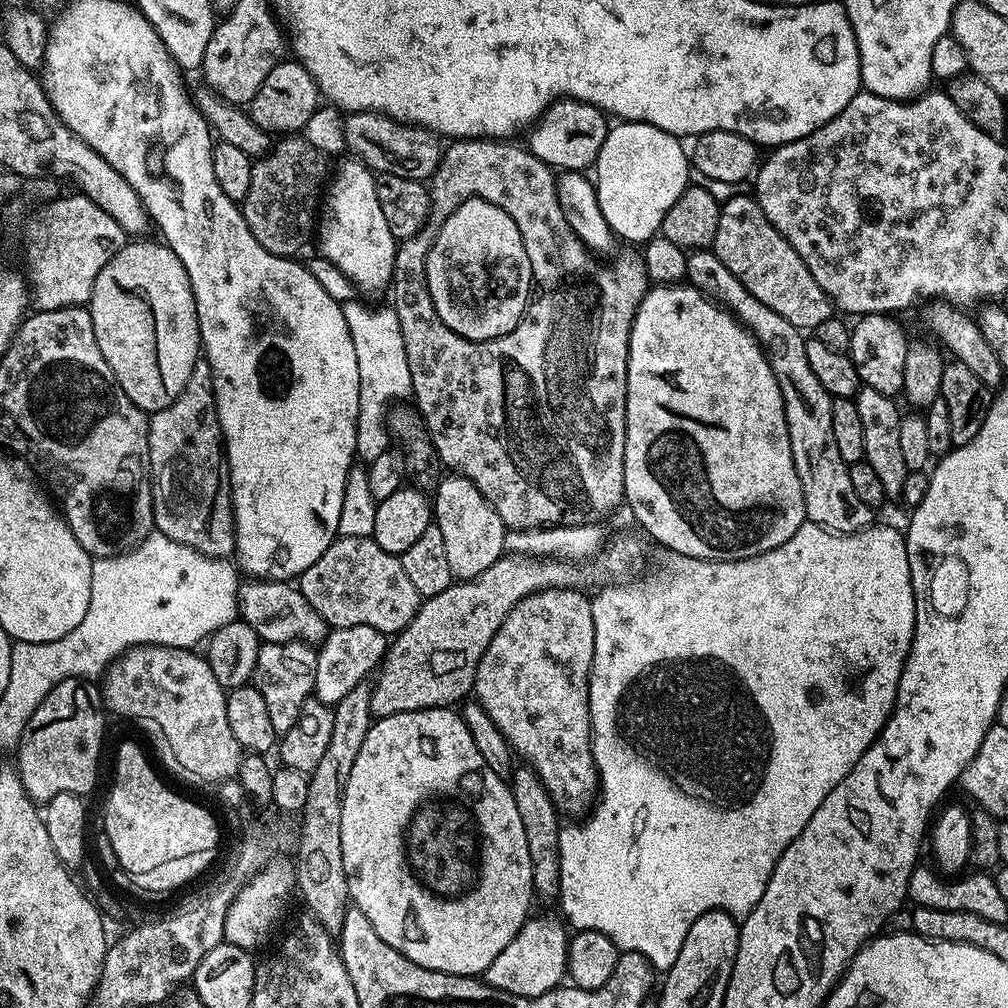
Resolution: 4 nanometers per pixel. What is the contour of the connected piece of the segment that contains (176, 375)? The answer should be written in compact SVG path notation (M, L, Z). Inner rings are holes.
M133 239L111 256L106 266L102 266L94 282L92 299L86 305L94 326L96 345L98 350L102 350L102 358L106 358L106 366L114 370L118 386L126 390L126 398L130 398L130 402L134 402L134 406L141 408L145 414L170 406L170 402L182 394L197 360L202 356L200 323L190 278L167 244L155 244L148 239Z

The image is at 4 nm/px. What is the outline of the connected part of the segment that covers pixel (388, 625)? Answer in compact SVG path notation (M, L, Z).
M344 536L333 540L331 546L298 577L300 593L322 614L331 629L349 628L350 626L374 626L374 630L385 634L395 634L404 629L405 626L418 614L422 603L422 597L418 590L414 590L410 578L406 578L406 570L402 570L402 562L395 552L382 550L378 542L364 536Z

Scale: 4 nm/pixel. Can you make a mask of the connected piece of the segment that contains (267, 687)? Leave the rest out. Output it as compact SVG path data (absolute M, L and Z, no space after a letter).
M299 640L289 644L261 643L258 650L258 662L254 673L256 689L266 701L266 710L270 714L270 723L278 734L283 734L298 722L304 704L313 695L316 687L316 658L315 647L302 644Z

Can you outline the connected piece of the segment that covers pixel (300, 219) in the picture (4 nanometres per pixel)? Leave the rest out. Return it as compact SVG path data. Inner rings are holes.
M292 134L281 140L284 141L280 145L277 143L253 163L250 194L246 194L242 202L242 211L250 234L258 238L267 252L290 258L311 236L313 239L330 164L323 152L314 150L314 146L299 135Z

